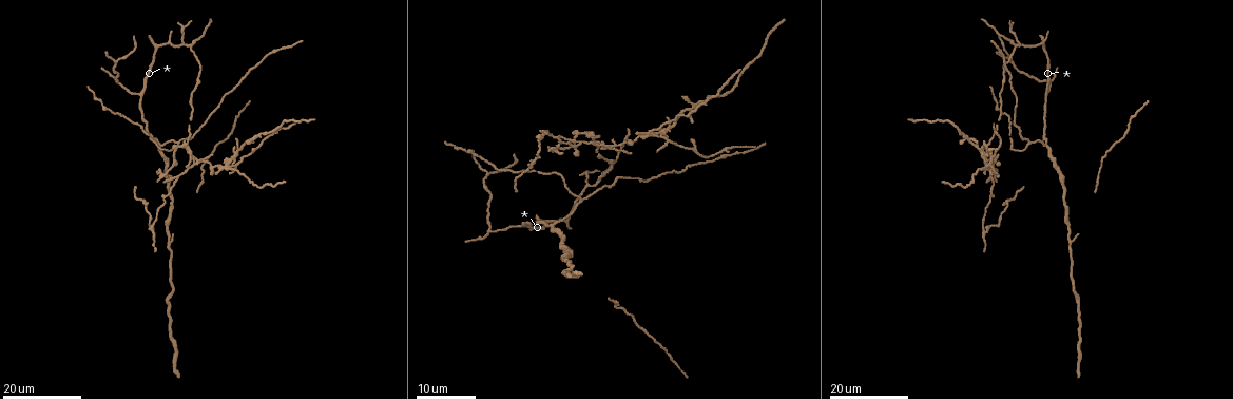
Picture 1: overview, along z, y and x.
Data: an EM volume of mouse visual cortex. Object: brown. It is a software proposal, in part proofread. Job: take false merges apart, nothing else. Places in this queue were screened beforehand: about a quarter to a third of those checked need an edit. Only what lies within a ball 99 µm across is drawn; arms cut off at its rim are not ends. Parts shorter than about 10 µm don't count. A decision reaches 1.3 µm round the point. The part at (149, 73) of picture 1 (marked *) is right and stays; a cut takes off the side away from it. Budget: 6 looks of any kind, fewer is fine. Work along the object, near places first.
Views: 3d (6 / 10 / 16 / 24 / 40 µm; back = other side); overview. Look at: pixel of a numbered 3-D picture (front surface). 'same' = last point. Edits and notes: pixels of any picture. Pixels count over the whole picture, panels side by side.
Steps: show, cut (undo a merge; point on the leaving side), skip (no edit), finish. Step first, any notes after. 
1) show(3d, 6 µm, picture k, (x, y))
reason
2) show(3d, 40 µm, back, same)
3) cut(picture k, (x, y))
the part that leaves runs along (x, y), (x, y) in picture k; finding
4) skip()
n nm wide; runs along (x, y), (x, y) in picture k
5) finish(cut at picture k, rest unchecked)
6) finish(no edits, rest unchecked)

show(3d, 24 µm, picture 1, (140, 95))
small branch off a trunk

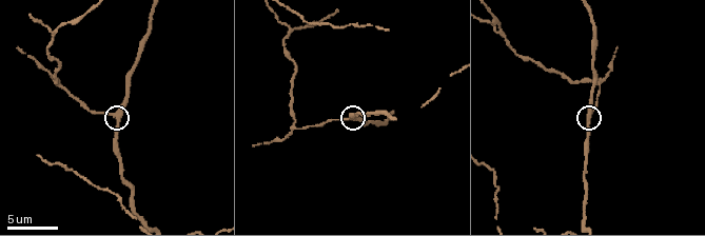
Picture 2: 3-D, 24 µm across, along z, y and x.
show(3d, 10 µm, picture 2, (112, 117))

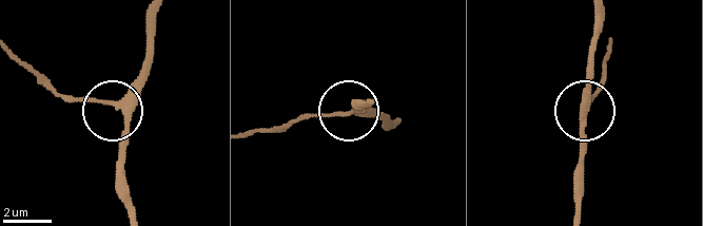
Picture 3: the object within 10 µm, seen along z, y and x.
skip()
250 nm wide; runs along (593, 12), (587, 105), (591, 98) in picture 3; all the same cell

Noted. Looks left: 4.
show(3d, 6 µm, picture 2, (600, 88))
calibre changes

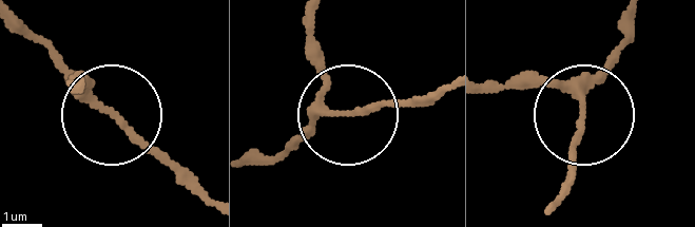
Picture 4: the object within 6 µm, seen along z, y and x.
skip()
140 nm wide; runs along (552, 206), (575, 162), (581, 105), (564, 88), (518, 77) in picture 4; continuous, no second cell

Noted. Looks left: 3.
show(3d, 24 µm, picture 1, (162, 145))
three-way junction

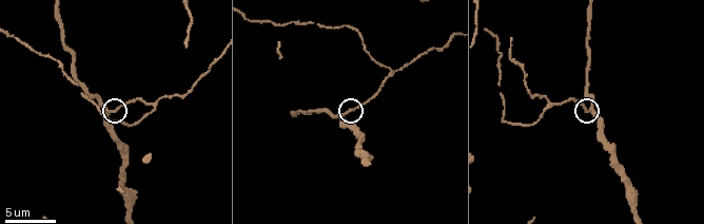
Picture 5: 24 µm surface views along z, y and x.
show(3d, 10 µm, picture 5, (347, 114))

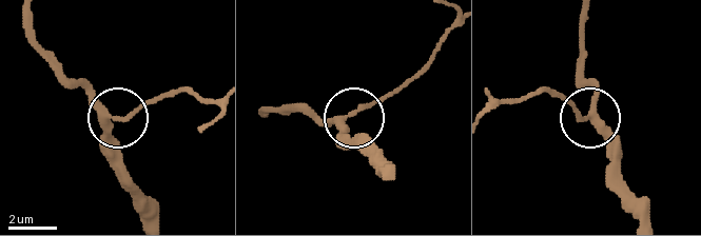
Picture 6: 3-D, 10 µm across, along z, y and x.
skip()
3 arms; runs along (26, 22), (33, 40), (117, 117), (158, 97) in picture 6; one cell here

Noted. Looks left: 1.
finish(no edits, rest unchecked)

